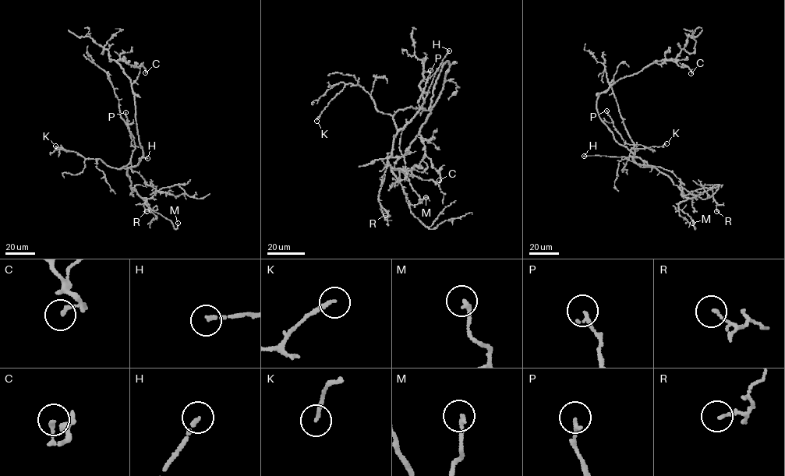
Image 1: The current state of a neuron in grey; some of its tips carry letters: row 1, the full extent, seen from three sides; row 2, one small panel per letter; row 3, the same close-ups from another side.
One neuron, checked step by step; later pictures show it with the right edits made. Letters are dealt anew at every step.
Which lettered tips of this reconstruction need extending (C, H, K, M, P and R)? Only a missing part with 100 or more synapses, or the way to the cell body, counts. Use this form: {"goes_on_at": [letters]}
{"goes_on_at": ["H"]}

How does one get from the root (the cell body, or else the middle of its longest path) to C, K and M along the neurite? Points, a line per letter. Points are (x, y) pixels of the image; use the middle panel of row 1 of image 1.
C: (433, 96), (440, 72), (449, 61), (440, 96), (419, 132), (425, 153), (440, 175), (439, 180)
K: (433, 96), (429, 109), (422, 108), (397, 129), (391, 115), (378, 111), (367, 92), (349, 82), (316, 121)
M: (433, 96), (429, 109), (422, 108), (397, 132), (387, 162), (398, 180), (402, 169), (419, 199), (426, 197)

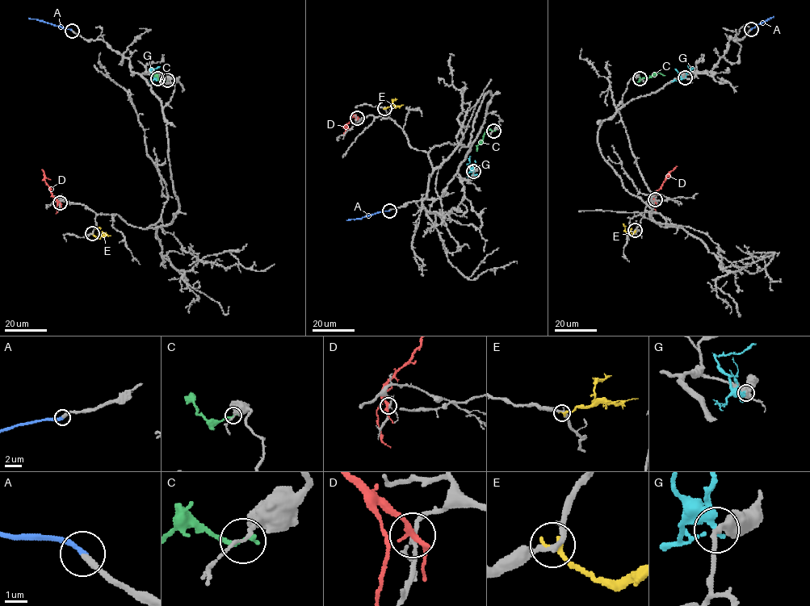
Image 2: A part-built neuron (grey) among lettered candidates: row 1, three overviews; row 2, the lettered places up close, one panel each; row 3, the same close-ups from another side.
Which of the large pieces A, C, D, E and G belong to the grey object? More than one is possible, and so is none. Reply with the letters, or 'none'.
A

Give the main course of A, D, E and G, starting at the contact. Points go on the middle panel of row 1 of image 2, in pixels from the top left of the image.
A: (389, 210), (346, 219)
D: (357, 118), (352, 116), (344, 133)
E: (384, 108), (391, 107), (395, 98)
G: (473, 170), (471, 170), (467, 175), (478, 174)

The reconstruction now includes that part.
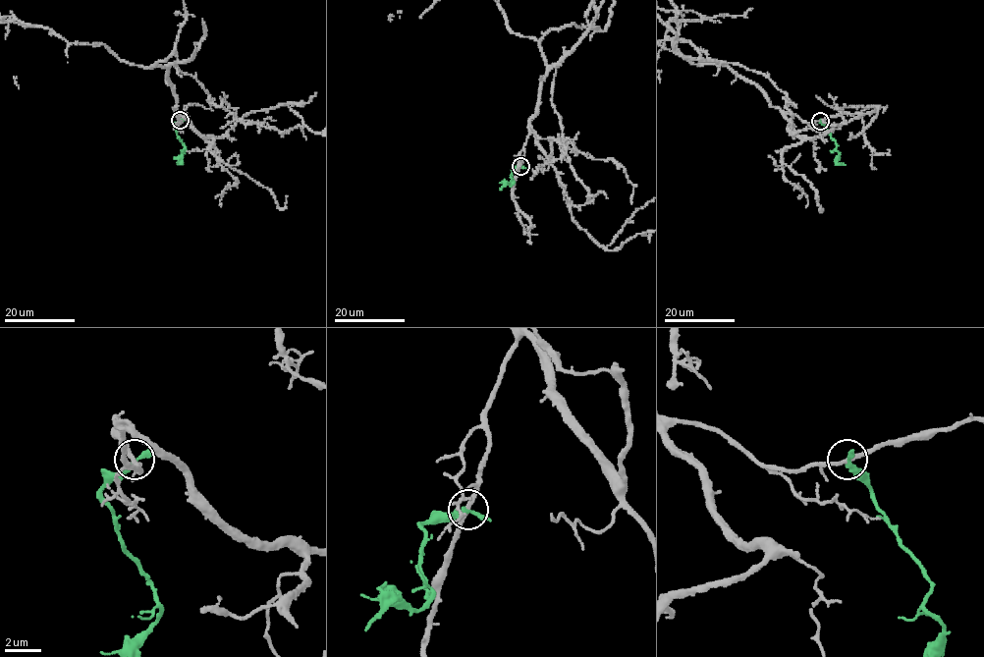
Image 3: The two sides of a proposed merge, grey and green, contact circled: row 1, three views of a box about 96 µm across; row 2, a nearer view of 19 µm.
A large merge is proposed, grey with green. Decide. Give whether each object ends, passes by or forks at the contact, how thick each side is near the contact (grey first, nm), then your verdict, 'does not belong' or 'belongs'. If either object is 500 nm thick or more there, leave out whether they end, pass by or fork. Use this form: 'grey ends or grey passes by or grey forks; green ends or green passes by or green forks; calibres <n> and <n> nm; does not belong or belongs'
grey passes by; green passes by; calibres 240 and 280 nm; does not belong

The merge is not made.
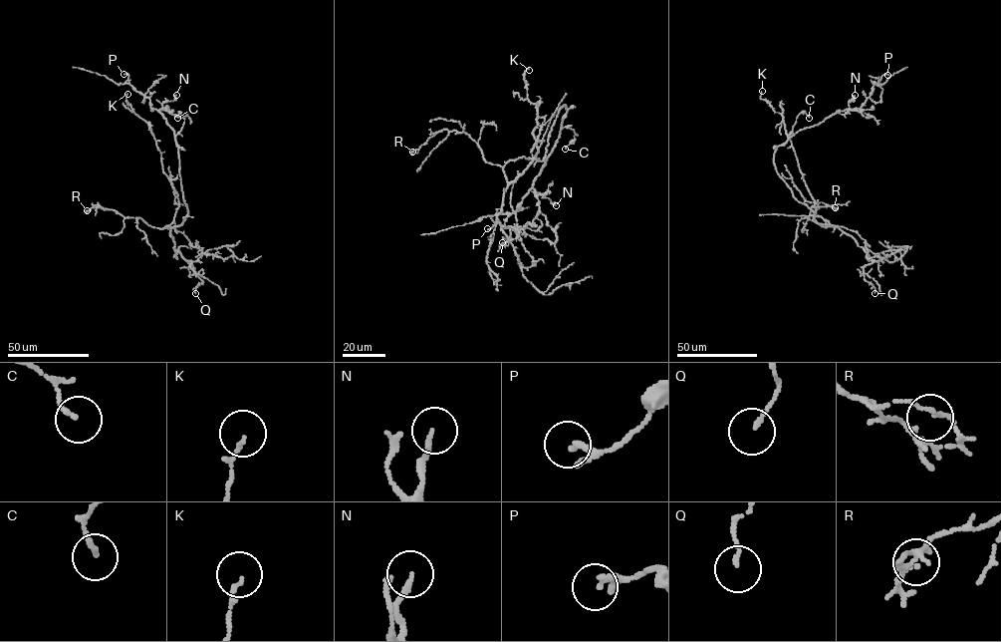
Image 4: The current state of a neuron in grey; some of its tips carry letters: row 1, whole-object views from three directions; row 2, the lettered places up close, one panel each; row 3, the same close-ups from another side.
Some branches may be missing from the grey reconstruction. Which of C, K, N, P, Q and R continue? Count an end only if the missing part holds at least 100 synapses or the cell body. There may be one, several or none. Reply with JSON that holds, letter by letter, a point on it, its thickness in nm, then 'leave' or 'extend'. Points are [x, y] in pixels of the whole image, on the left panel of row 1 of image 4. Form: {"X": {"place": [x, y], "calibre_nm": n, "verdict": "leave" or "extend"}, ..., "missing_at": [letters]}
{"C": {"place": [177, 118], "calibre_nm": 150, "verdict": "leave"}, "K": {"place": [127, 94], "calibre_nm": 100, "verdict": "leave"}, "N": {"place": [176, 95], "calibre_nm": 150, "verdict": "leave"}, "P": {"place": [124, 74], "calibre_nm": 170, "verdict": "leave"}, "Q": {"place": [195, 293], "calibre_nm": 110, "verdict": "leave"}, "R": {"place": [87, 210], "calibre_nm": 130, "verdict": "leave"}, "missing_at": []}

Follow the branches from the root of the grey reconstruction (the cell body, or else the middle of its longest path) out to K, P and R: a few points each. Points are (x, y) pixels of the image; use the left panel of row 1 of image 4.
K: (183, 194), (185, 219), (163, 228), (174, 219), (177, 193), (163, 172), (151, 129), (126, 103), (127, 94)
P: (183, 194), (178, 148), (173, 130), (158, 110), (151, 108), (149, 99), (125, 83), (128, 75), (124, 74)
R: (183, 194), (187, 215), (181, 224), (169, 228), (153, 227), (140, 218), (125, 217), (99, 204), (87, 210)

